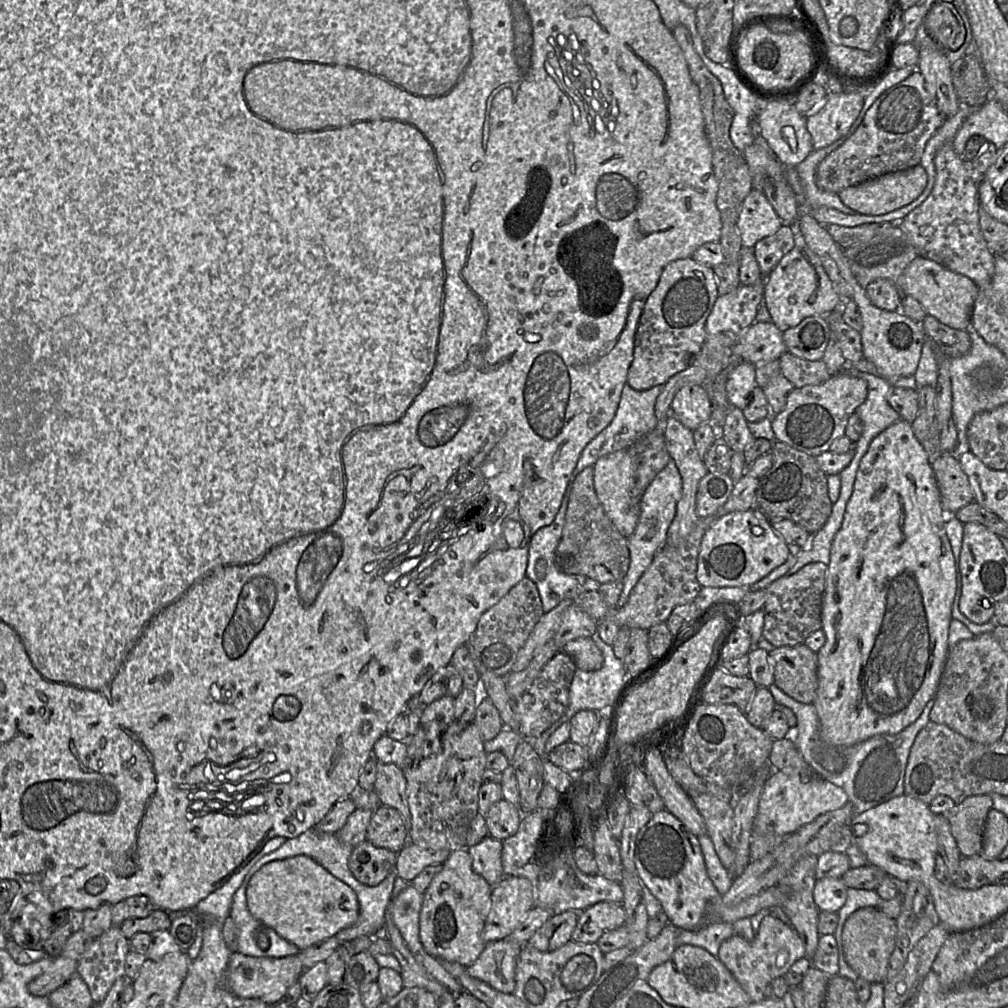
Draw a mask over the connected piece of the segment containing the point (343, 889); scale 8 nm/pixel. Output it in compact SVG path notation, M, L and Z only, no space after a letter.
M295 855L263 865L249 880L246 901L255 919L301 951L354 925L360 911L355 891L306 855Z

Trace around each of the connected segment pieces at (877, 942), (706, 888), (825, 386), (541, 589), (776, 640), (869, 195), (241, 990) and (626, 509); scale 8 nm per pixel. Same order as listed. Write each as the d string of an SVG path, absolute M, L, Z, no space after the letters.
M868 906L854 912L843 926L841 942L846 962L860 977L869 983L884 982L889 959L894 951L897 936L897 919L892 919L878 908Z
M663 809L652 814L648 823L637 834L634 851L634 861L637 874L643 884L660 901L662 911L668 917L669 924L684 930L697 930L711 922L727 922L733 924L742 918L750 918L761 910L770 908L782 908L791 895L787 886L775 885L756 896L750 897L737 905L726 905L722 902L722 896L707 873L704 856L698 836L688 832L681 821Z
M845 371L832 375L819 385L795 387L787 397L785 408L771 415L777 441L814 457L829 451L832 442L845 435L850 416L866 400L867 394L867 382Z
M570 486L564 495L561 507L553 523L537 530L530 540L526 577L529 578L536 585L542 601L542 609L544 613L548 613L549 611L554 609L563 599L575 600L575 598L581 593L581 591L598 591L598 587L600 585L595 580L587 577L580 577L583 580L581 584L577 583L574 580L574 577L576 576L568 575L559 571L559 569L555 565L555 552L562 536L569 494Z
M815 562L796 573L772 582L765 589L762 636L775 647L802 644L813 632L822 629L822 604L828 565Z
M921 164L902 171L887 173L857 185L849 186L838 193L841 201L857 213L883 215L902 208L916 200L925 190L928 175Z
M234 952L226 971L226 987L238 997L260 999L272 1006L283 1000L287 990L299 981L304 970L298 954L272 958L254 957Z
M635 446L626 447L598 459L592 468L597 498L617 530L628 538L637 525L642 497L636 493L637 450Z

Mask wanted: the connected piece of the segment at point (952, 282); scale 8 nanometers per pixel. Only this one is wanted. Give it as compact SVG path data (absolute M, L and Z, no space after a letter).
M918 256L900 276L899 285L906 296L916 299L927 315L935 317L942 324L957 330L967 330L971 327L972 311L979 288L968 277L933 260Z

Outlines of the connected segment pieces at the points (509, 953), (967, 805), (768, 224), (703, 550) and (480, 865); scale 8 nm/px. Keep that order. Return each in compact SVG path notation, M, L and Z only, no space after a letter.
M508 937L487 942L479 958L467 967L468 973L503 993L513 993L516 963L523 946Z
M980 794L965 798L944 814L963 857L982 855L985 822L991 809L991 797Z
M752 189L742 204L737 222L742 247L753 248L759 240L774 234L782 226L763 191Z
M749 509L719 518L704 534L697 558L696 577L702 587L749 586L782 565L790 551L761 513Z
M486 836L478 844L469 847L473 871L481 875L492 887L504 878L502 866L502 841Z

